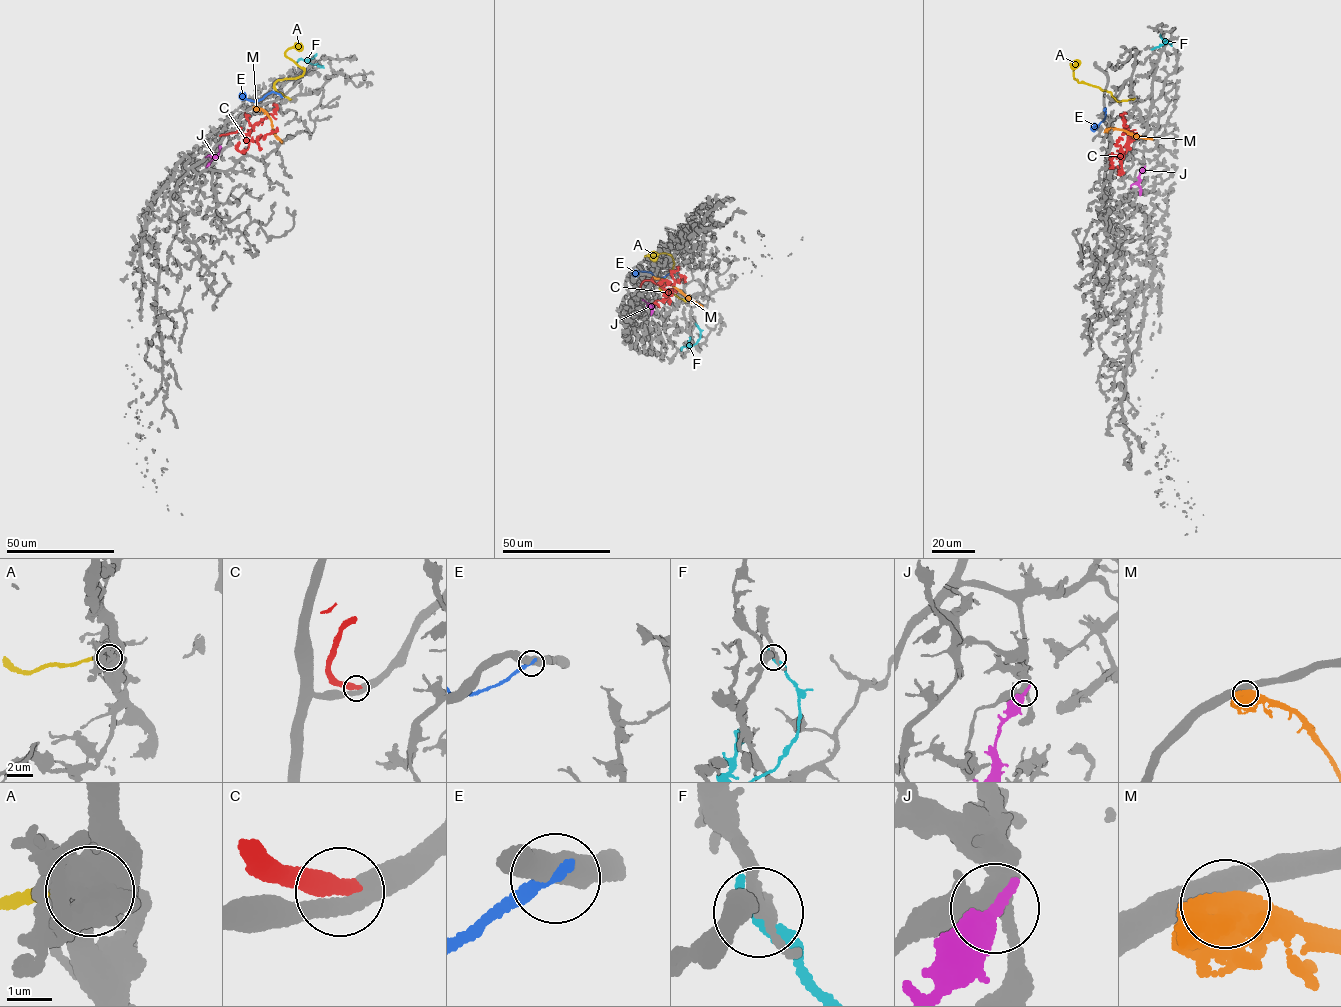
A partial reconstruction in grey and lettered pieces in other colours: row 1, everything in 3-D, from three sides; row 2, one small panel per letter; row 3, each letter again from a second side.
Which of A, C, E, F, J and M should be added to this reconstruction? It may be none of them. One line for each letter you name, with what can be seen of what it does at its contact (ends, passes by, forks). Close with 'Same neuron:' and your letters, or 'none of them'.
C: it ends there
Same neuron: C

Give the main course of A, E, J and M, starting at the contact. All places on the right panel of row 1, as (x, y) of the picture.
A: (1133, 99), (1119, 102), (1110, 92), (1078, 83), (1074, 77), (1076, 62)
E: (1104, 110), (1104, 119), (1094, 129), (1093, 127)
J: (1144, 167), (1138, 182), (1140, 195)
M: (1107, 129), (1121, 129), (1152, 139)

